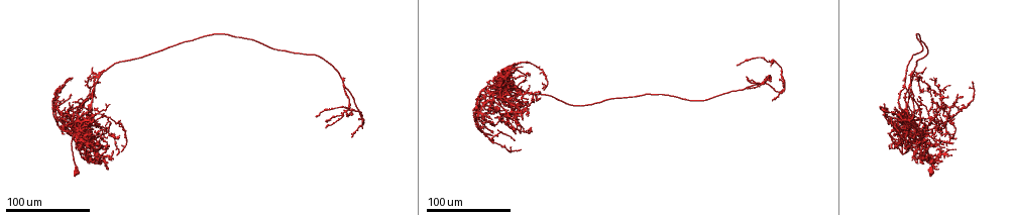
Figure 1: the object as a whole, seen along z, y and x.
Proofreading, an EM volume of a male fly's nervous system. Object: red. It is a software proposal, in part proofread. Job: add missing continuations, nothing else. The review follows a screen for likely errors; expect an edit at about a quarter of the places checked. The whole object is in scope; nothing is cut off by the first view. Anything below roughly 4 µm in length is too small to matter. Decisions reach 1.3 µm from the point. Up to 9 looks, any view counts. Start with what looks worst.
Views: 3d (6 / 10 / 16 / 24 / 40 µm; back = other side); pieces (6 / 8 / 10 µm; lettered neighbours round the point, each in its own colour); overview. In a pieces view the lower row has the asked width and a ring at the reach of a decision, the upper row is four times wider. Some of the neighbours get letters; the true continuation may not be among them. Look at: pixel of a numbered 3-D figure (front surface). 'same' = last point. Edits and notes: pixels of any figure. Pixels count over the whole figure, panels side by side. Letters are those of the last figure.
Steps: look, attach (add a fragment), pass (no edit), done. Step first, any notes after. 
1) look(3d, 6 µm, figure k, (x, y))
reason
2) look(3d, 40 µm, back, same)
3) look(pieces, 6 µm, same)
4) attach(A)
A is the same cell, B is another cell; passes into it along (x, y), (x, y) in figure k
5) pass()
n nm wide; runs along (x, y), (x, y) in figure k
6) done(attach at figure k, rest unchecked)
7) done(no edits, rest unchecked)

look(3d, 24 µm, figure 1, (901, 131))
an open end

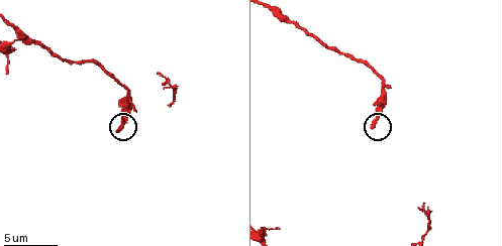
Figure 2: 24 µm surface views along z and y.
look(3d, 10 µm, figure 2, (371, 128))
closer look

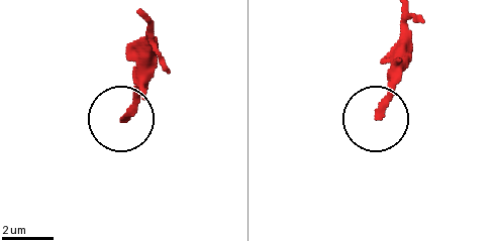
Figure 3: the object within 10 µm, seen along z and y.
look(pieces, 8 µm, figure 3, (379, 115))

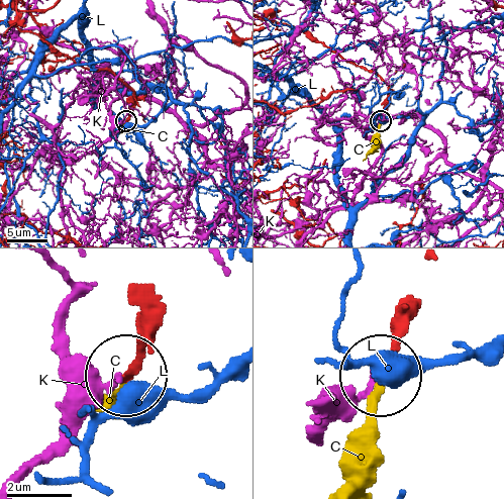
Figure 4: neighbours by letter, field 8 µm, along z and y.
attach(C)
C is the same cell, K and L are other cells; the cell continues

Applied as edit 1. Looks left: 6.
look(3d, 24 µm, figure 1, (907, 99))
free end

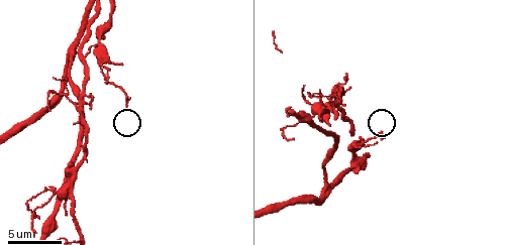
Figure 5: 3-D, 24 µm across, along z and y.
look(pieces, 8 µm, figure 5, (382, 140))
what lies round it

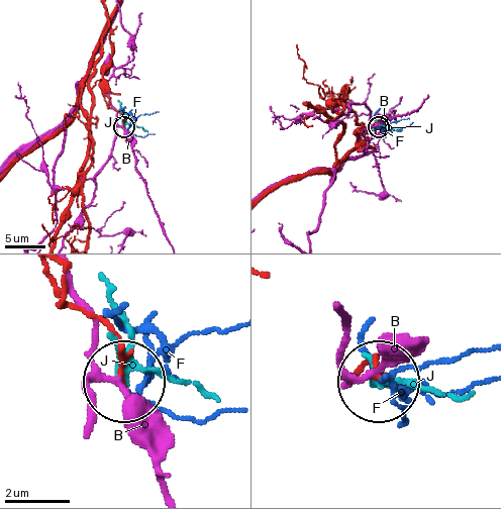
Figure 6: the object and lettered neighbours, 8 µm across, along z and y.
pass()
140 nm wide; B, F and J are other cells; runs along (102, 38), (109, 26), (104, 98), (123, 125) in figure 6; no lettered fragment goes on from it

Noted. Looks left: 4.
look(3d, 24 µm, figure 1, (316, 117))
branch stops here

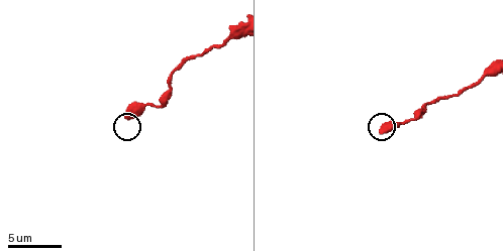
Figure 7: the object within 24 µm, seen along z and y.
look(pieces, 8 µm, figure 7, (382, 130))

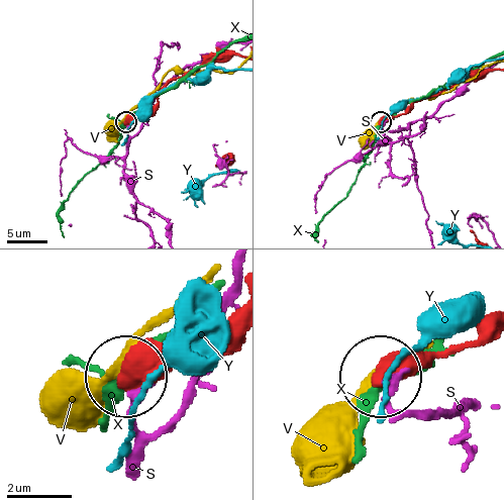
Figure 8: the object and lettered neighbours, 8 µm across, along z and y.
pass()
S, V, X and Y are other cells; runs along (230, 56), (209, 57), (173, 79), (152, 112), (126, 120) in figure 8; no lettered fragment goes on from it

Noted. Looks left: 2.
look(3d, 40 µm, figure 1, (93, 68))
branch stops here

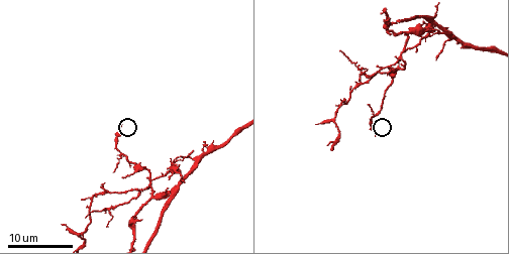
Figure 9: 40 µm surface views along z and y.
look(pieces, 8 µm, figure 9, (119, 125))

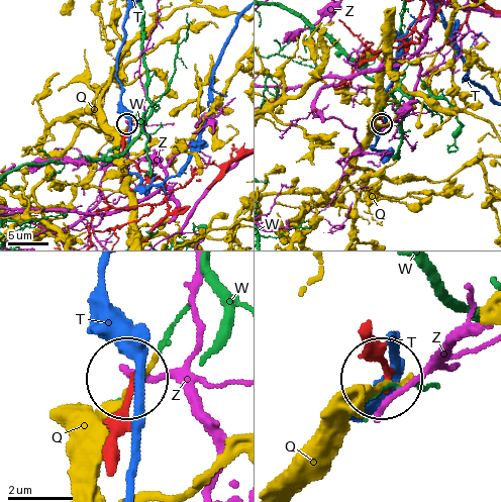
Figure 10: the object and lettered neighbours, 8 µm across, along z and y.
pass()
Q, T, W and Z are other cells; runs along (109, 444), (131, 382) in figure 10; no lettered fragment goes on from it

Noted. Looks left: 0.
done(attach at figure 4, rest unchecked)

